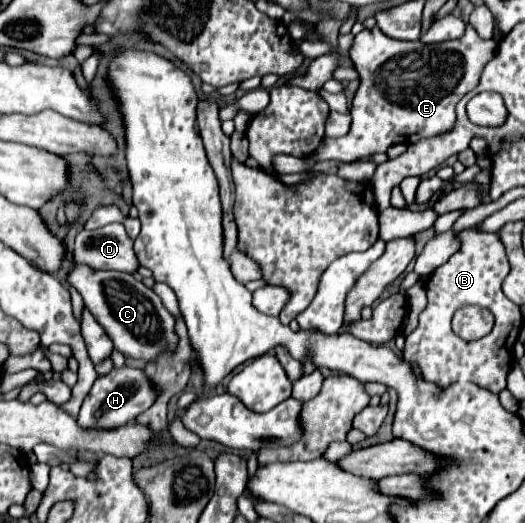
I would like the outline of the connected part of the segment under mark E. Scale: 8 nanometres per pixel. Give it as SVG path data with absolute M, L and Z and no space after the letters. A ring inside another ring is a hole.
M467 24L461 38L439 44L391 40L377 26L371 30L365 28L353 38L353 46L349 48L351 62L361 80L351 104L351 130L347 136L323 138L313 152L313 160L355 162L385 152L393 144L411 144L419 138L451 130L457 102L477 86L481 70L495 52L497 42L479 38L471 24Z

